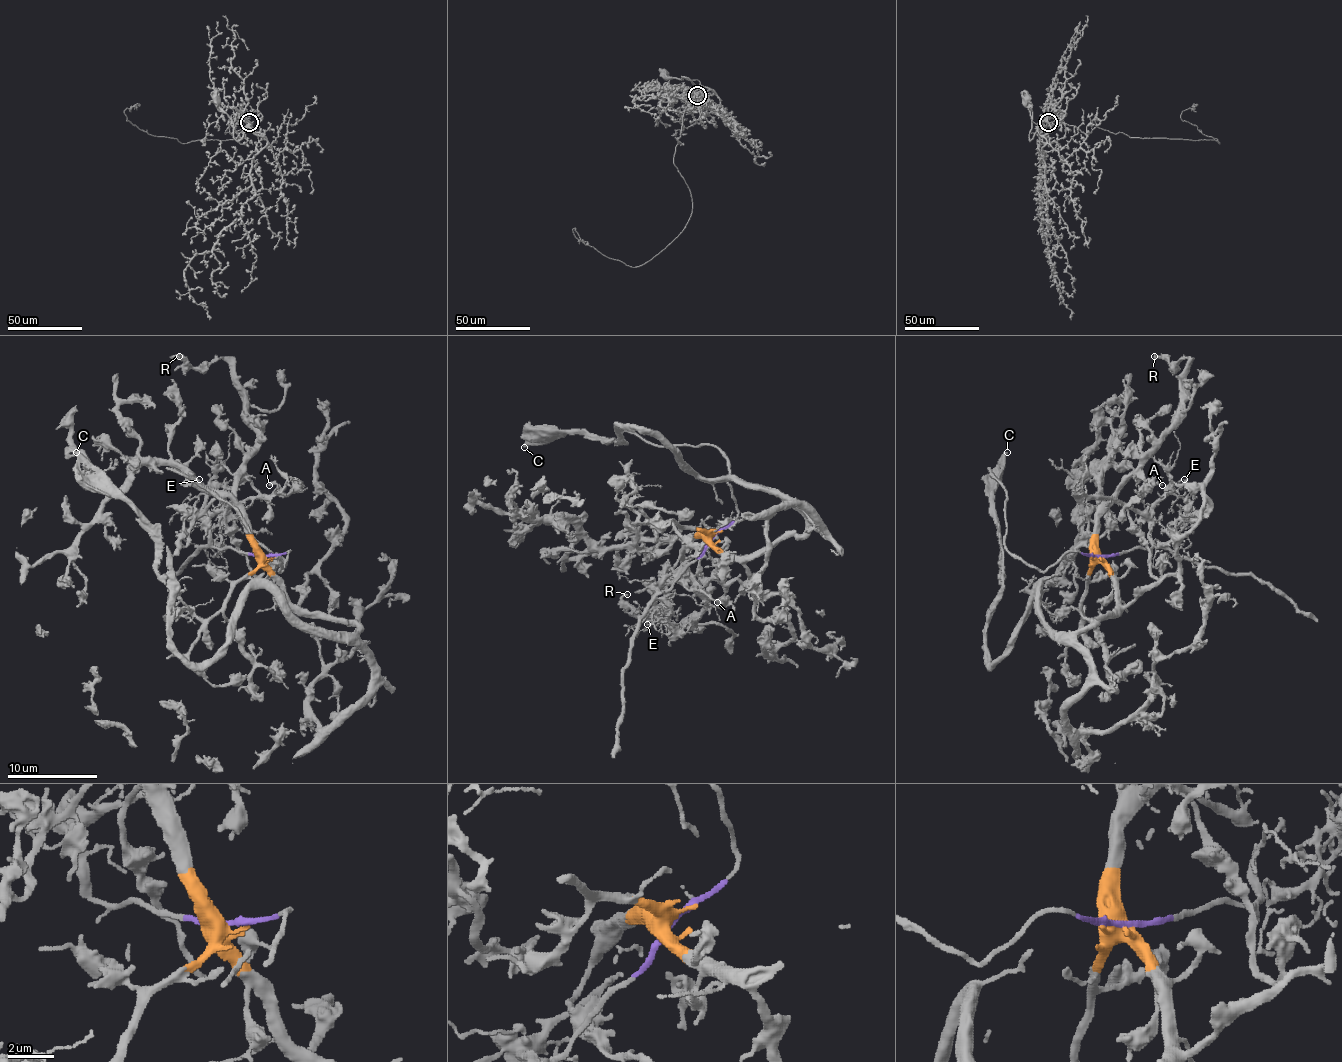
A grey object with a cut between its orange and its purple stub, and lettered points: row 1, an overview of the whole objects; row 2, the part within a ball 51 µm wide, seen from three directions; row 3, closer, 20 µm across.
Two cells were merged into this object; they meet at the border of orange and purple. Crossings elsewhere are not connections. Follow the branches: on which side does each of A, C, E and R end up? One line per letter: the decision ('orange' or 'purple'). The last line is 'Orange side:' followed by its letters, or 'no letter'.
A: orange
C: orange
E: purple
R: orange
Orange side: A, C, R

